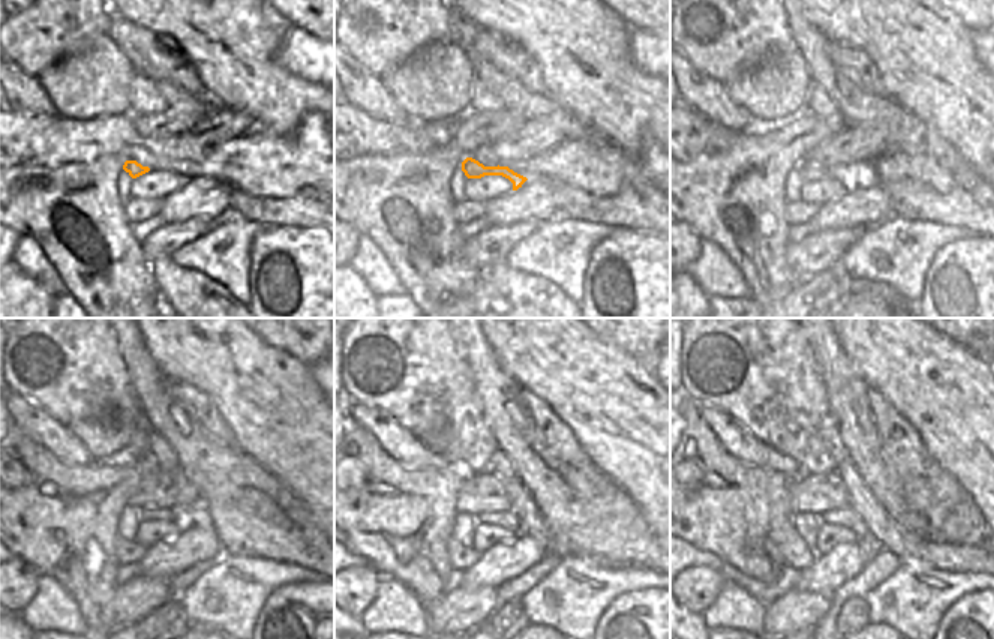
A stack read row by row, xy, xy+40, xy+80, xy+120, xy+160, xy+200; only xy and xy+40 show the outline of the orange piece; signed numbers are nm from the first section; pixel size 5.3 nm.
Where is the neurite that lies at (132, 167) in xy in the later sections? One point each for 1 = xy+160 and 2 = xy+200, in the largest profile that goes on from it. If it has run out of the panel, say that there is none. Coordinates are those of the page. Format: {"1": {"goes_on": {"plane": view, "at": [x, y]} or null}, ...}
{"1": {"goes_on": {"plane": "xy+160", "at": [505, 519]}}, "2": {"goes_on": {"plane": "xy+200", "at": [846, 518]}}}

